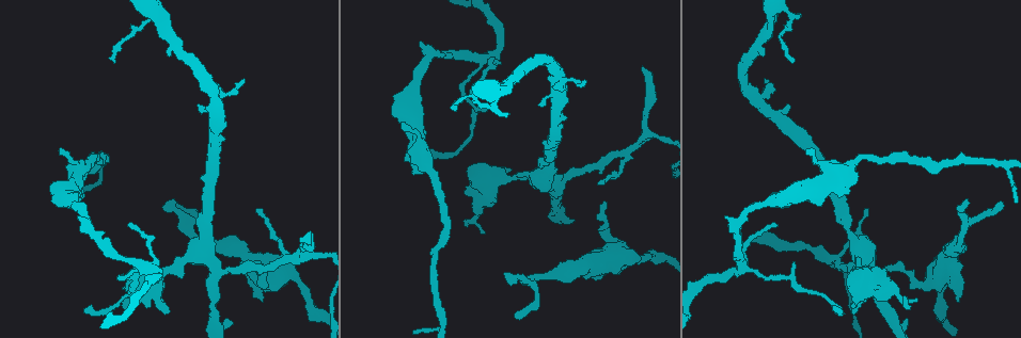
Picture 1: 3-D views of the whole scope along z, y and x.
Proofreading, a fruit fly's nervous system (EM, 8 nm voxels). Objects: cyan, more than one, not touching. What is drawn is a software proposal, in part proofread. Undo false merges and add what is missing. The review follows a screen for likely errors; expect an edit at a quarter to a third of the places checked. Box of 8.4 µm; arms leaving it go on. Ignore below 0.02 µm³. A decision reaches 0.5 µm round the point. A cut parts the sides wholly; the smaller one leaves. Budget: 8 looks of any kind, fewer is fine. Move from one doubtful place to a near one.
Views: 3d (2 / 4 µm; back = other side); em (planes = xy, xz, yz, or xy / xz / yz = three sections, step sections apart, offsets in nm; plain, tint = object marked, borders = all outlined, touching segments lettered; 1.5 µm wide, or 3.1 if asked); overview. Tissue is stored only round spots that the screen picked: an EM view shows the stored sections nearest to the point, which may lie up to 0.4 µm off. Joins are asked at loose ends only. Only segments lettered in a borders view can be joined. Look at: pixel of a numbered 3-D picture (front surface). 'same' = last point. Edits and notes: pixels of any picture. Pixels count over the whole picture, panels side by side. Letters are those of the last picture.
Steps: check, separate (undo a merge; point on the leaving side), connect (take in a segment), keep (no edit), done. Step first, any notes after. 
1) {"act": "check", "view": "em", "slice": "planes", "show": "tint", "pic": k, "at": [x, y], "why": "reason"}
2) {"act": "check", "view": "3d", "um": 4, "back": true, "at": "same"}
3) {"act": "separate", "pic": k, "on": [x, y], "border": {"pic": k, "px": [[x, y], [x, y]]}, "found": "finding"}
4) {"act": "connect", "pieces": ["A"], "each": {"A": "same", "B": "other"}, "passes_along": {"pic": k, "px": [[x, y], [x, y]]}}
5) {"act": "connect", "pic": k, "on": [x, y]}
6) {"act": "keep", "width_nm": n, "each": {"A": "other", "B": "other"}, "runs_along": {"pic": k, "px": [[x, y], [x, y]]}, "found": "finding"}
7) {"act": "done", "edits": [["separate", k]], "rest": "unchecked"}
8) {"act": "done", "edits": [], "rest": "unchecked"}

{"act": "check", "view": "3d", "um": 4, "pic": 1, "at": [845, 189], "why": "branch stops here"}

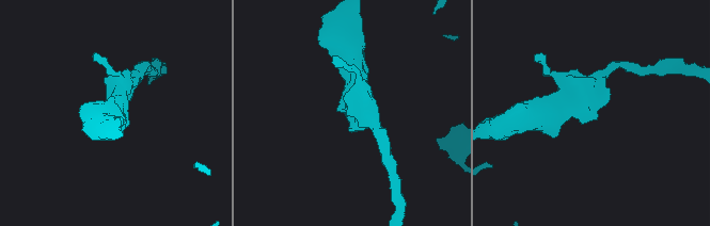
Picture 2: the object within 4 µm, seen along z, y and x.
{"act": "check", "view": "em", "slice": "planes", "show": "borders", "pic": 2, "at": [339, 111]}

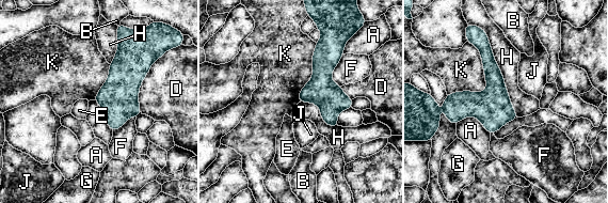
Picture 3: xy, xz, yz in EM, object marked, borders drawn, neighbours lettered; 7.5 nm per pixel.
{"act": "keep", "each": {"A": "other", "B": "other", "D": "other", "E": "other", "F": "other", "G": "other", "H": "other", "J": "other", "K": "other"}, "border": {"pic": 3, "px": [[485, 32], [512, 108], [520, 116]]}, "found": "none of them fits"}

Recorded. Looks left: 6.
{"act": "check", "view": "em", "slice": "planes", "show": "borders", "pic": 1, "at": [833, 305], "why": "tapers out"}

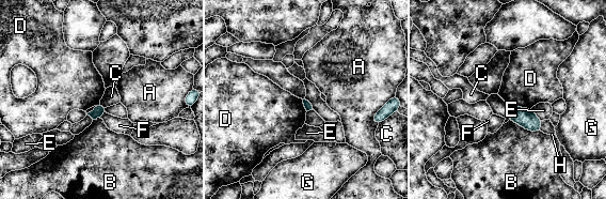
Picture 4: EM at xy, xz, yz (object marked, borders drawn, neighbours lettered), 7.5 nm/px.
{"act": "connect", "pieces": ["H"], "each": {"A": "other", "B": "other", "C": "other", "D": "other", "E": "other", "F": "other", "G": "other", "H": "same"}, "passes_along": {"pic": 4, "px": [[526, 118], [541, 126], [547, 127]]}, "found": "it goes on there"}

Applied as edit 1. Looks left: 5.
{"act": "check", "view": "em", "slice": "xz", "step": 8, "show": "tint", "pic": 1, "at": [260, 299], "why": "an open end"}

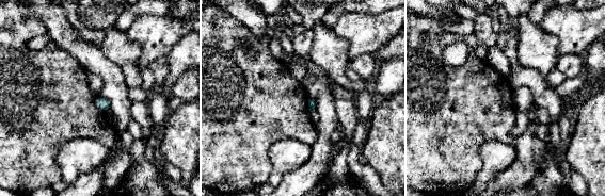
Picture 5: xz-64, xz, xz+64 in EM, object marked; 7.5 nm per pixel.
{"act": "check", "view": "em", "slice": "planes", "show": "borders", "at": "same"}

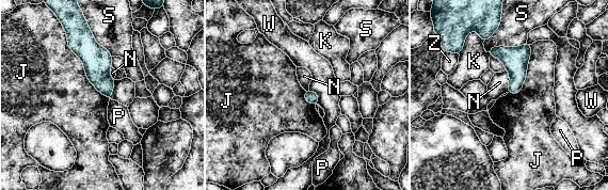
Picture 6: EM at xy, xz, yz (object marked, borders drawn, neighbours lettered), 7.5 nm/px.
{"act": "keep", "each": {"J": "other", "K": "other", "N": "other", "P": "other", "S": "other", "W": "other", "Z": "other"}, "found": "no lettered segment goes on from it"}

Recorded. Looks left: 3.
{"act": "done", "edits": [["connect", 4]], "rest": "unchecked"}

